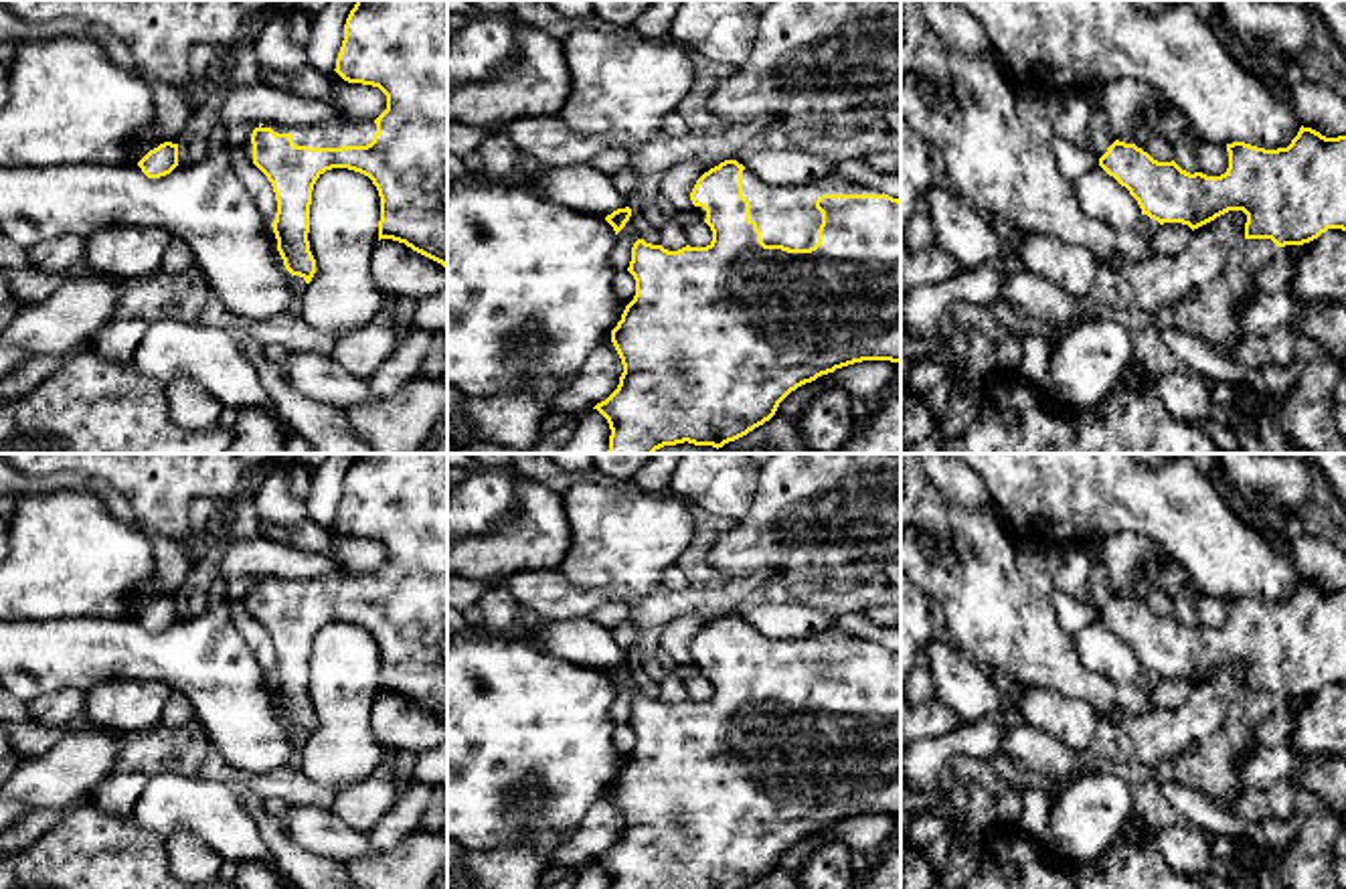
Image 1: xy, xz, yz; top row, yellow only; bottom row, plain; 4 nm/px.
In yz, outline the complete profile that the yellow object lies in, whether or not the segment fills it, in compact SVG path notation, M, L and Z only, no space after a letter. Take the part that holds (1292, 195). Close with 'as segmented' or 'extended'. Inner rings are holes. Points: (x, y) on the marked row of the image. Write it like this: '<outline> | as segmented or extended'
M1301 126L1287 148L1265 150L1233 142L1227 152L1227 172L1206 176L1190 174L1174 160L1158 162L1135 144L1115 140L1099 166L1129 190L1142 215L1160 225L1182 223L1194 231L1229 211L1243 211L1245 239L1271 239L1277 247L1310 243L1328 229L1346 231L1346 136L1326 138Z | as segmented

